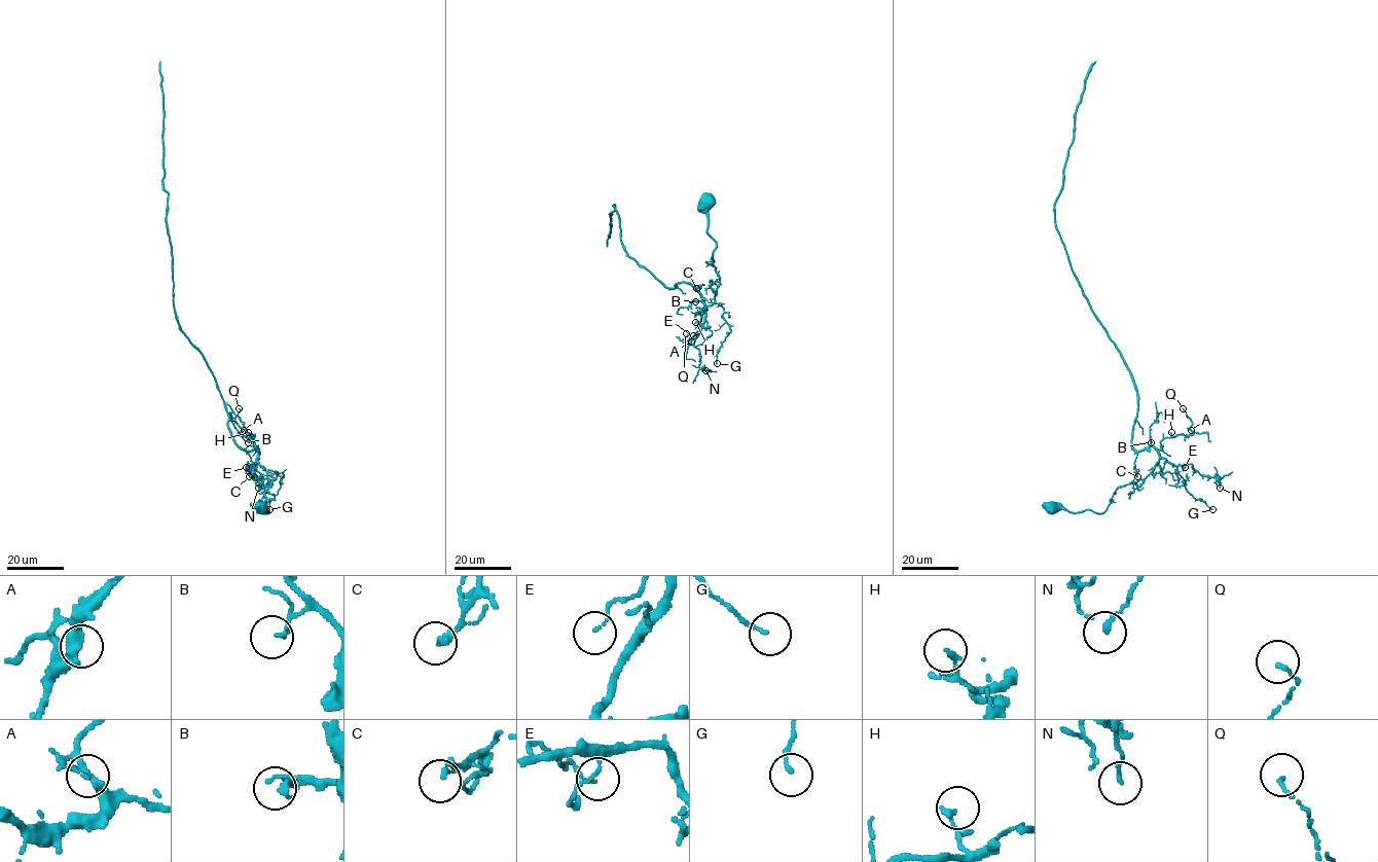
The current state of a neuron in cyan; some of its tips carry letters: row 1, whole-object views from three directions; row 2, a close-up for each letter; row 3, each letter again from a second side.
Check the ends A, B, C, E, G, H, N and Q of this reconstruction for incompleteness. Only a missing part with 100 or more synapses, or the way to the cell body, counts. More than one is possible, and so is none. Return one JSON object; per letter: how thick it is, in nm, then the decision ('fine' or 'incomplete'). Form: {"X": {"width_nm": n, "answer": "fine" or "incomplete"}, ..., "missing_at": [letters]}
{"A": {"width_nm": 100, "answer": "fine"}, "B": {"width_nm": 160, "answer": "fine"}, "C": {"width_nm": 220, "answer": "fine"}, "E": {"width_nm": 60, "answer": "fine"}, "G": {"width_nm": 120, "answer": "fine"}, "H": {"width_nm": 130, "answer": "fine"}, "N": {"width_nm": 90, "answer": "fine"}, "Q": {"width_nm": 110, "answer": "fine"}, "missing_at": []}

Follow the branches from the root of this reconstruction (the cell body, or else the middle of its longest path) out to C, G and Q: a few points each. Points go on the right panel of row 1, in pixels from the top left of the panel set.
C: (1051, 509), (1102, 513), (1119, 487), (1154, 469), (1153, 446), (1137, 453), (1137, 476)
G: (1051, 509), (1056, 504), (1073, 512), (1102, 513), (1119, 487), (1167, 471), (1177, 473), (1186, 490), (1212, 509)
Q: (1051, 509), (1102, 513), (1119, 487), (1154, 469), (1163, 438), (1192, 433), (1183, 408)

